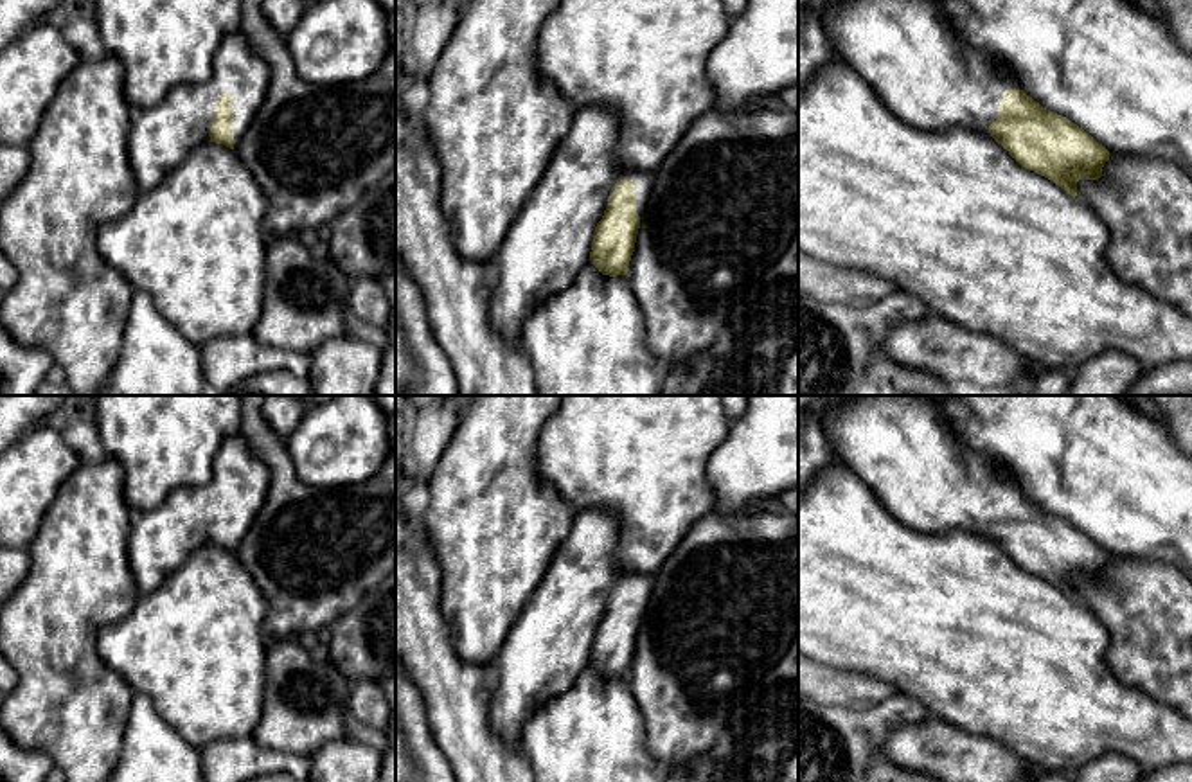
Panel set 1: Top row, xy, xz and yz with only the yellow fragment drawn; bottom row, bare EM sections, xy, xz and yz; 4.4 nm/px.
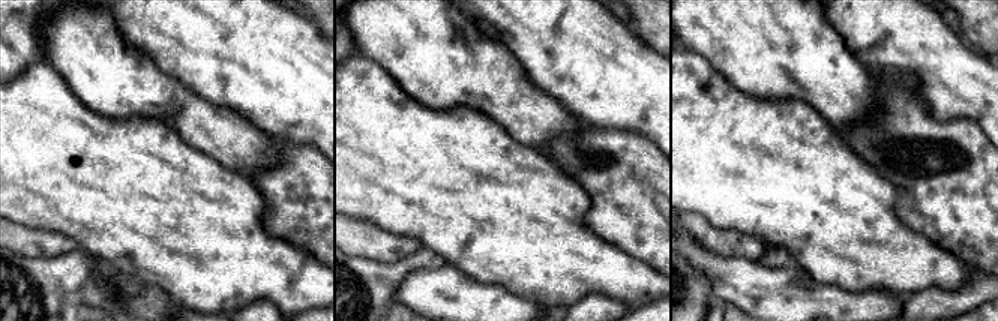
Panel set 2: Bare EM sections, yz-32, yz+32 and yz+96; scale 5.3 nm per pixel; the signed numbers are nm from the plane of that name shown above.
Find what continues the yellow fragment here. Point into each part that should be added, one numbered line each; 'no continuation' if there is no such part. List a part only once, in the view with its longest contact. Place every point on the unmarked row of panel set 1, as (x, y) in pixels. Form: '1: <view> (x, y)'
1: xz (549, 646)

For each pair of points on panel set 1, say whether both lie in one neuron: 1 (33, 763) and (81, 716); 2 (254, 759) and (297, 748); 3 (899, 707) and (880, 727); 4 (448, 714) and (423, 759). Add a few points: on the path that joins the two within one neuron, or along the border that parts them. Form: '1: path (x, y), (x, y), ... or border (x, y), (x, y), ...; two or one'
1: border (18, 745), (29, 750), (42, 750), (54, 763); two
2: border (252, 736), (261, 745), (281, 750), (295, 761); two
3: path (894, 712), (885, 721); one
4: border (423, 698), (430, 734), (450, 763); two

